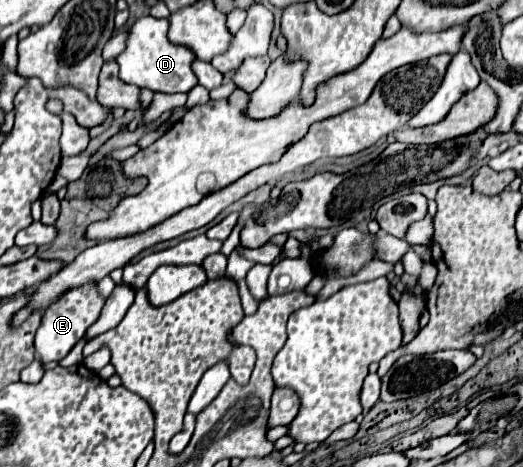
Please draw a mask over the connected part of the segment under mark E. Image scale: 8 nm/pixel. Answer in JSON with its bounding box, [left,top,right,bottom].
[34,284,104,364]

